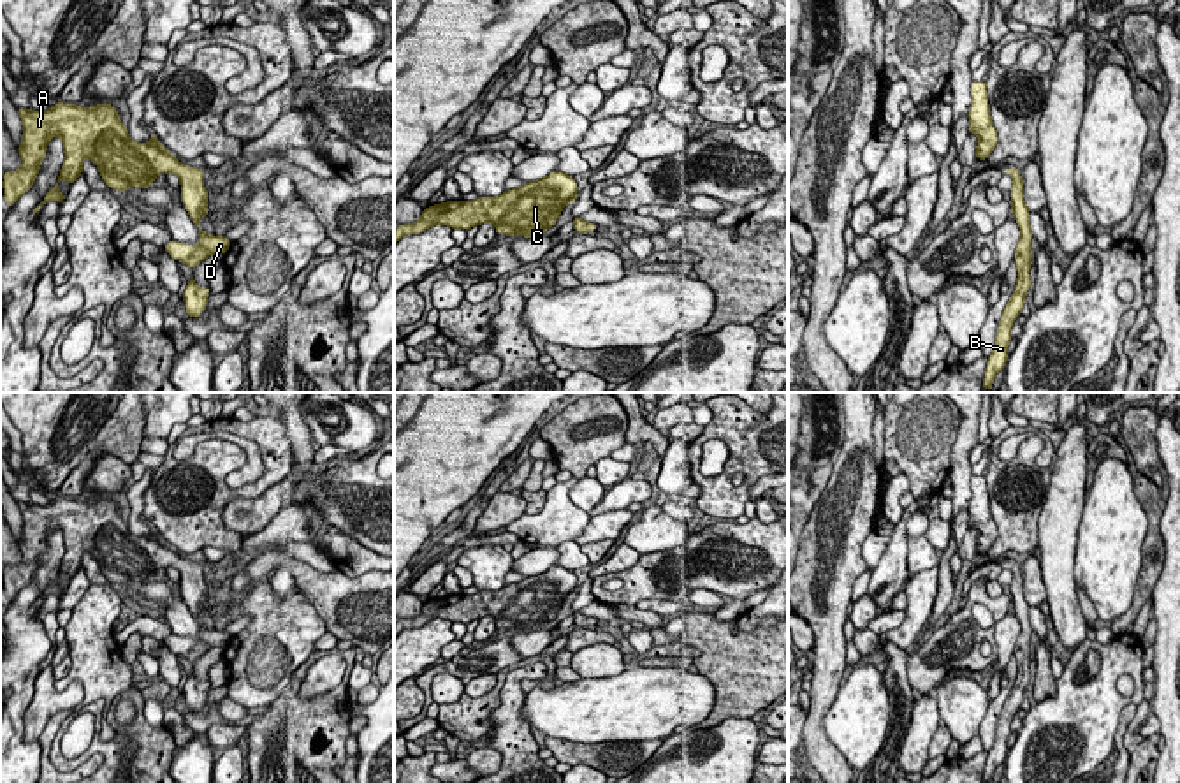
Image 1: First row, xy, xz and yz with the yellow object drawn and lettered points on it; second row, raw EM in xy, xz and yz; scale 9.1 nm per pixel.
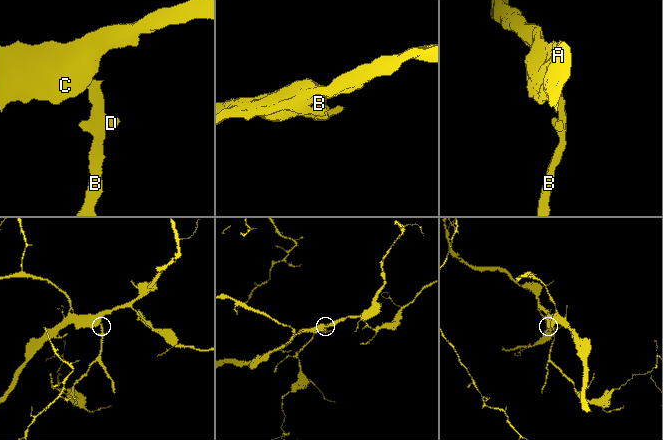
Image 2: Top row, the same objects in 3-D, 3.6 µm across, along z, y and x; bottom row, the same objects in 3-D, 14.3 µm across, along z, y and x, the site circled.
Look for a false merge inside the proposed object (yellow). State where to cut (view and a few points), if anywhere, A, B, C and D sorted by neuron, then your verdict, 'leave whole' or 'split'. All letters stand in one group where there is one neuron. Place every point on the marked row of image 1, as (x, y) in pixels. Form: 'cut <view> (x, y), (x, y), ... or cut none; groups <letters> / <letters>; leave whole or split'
cut none; groups A B C D; leave whole

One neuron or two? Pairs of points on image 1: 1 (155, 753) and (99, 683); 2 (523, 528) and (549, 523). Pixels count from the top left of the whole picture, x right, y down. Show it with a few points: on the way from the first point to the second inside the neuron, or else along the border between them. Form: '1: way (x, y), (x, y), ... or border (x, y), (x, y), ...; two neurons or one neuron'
1: border (132, 687), (109, 706), (106, 722), (115, 732); two neurons
2: way (530, 528), (542, 528); one neuron

